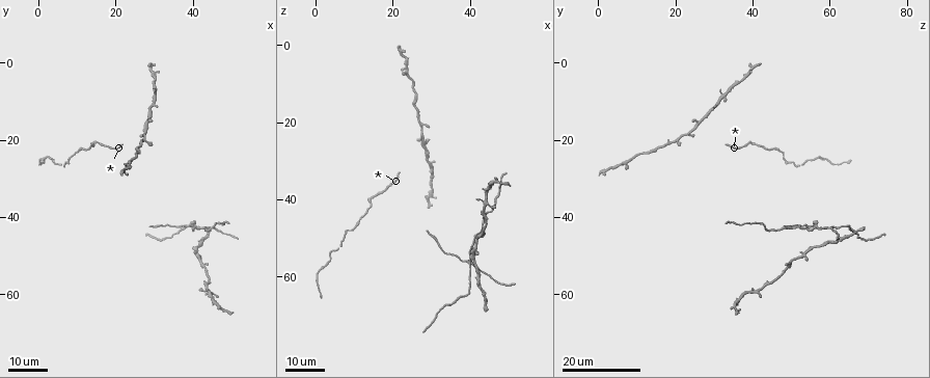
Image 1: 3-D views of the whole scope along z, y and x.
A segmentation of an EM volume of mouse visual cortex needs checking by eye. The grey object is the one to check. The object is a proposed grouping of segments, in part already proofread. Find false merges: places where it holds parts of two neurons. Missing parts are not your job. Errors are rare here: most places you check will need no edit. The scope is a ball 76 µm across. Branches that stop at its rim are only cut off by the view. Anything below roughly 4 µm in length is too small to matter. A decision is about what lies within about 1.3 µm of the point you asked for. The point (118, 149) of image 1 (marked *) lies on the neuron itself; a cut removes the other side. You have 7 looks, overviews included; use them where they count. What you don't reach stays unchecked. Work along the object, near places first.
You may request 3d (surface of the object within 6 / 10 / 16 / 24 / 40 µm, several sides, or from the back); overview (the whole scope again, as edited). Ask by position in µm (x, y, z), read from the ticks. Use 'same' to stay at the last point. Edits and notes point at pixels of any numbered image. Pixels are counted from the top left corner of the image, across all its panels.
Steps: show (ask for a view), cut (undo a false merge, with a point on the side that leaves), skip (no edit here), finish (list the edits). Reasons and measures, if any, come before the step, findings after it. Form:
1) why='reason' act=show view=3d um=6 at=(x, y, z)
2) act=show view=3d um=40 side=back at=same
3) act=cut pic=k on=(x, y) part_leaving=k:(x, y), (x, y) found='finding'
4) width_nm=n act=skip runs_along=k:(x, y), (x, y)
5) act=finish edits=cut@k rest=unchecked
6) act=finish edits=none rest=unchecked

why='side arm on a straight run' act=show view=3d um=16 at=(27.5, 18.0, 23.5)

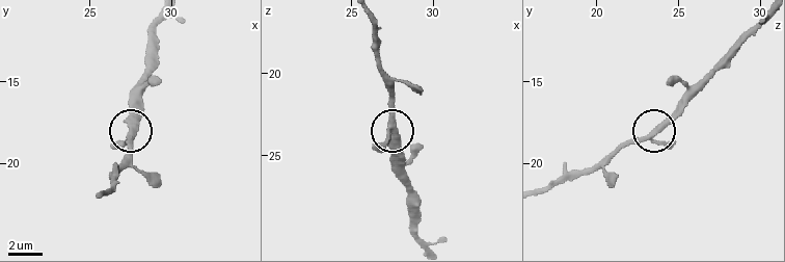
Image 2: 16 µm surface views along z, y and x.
why='zoom in' act=show view=3d um=6 at=(27.6, 18.3, 23.3)

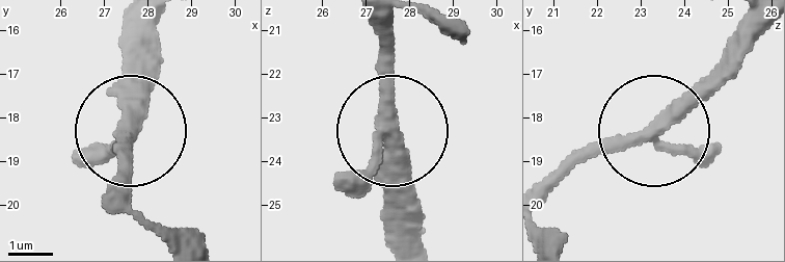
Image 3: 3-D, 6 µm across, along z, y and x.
act=show view=3d um=6 side=back at=(27.55, 18.20, 23.25)

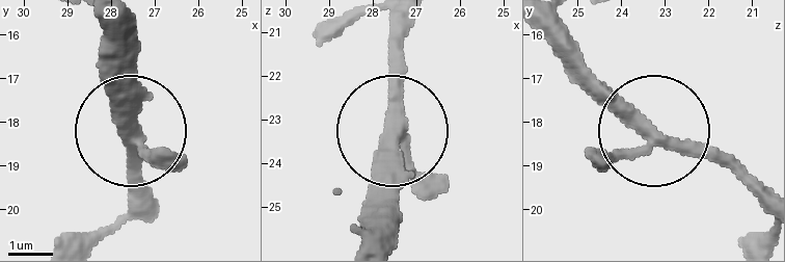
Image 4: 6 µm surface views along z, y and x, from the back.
width_nm=310 act=skip found='all the same neuron'

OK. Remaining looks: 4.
why='side arm on a straight run' act=show view=3d um=16 at=(46.0, 62.5, 35.5)

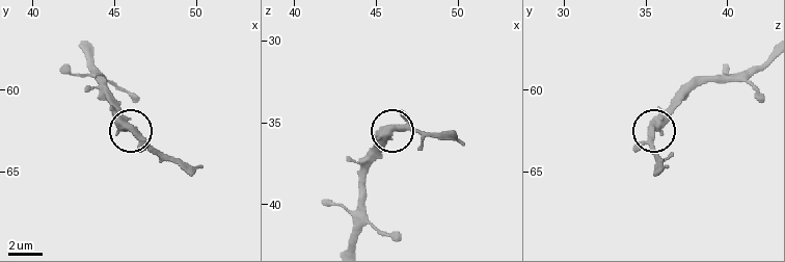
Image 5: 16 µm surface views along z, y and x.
act=show view=3d um=10 at=(46.4, 62.7, 35.4)

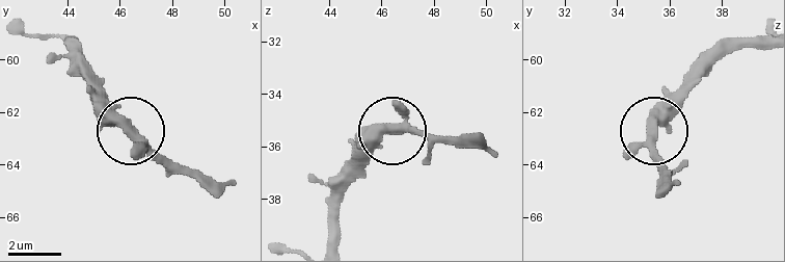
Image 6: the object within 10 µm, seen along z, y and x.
arms=3 act=skip runs_along=6:(330, 239), (332, 206), (383, 138), (397, 132), (435, 136) found='continuous, no second neuron'

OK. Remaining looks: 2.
why='three arms meet' act=show view=3d um=16 at=(40.5, 48.5, 55.0)

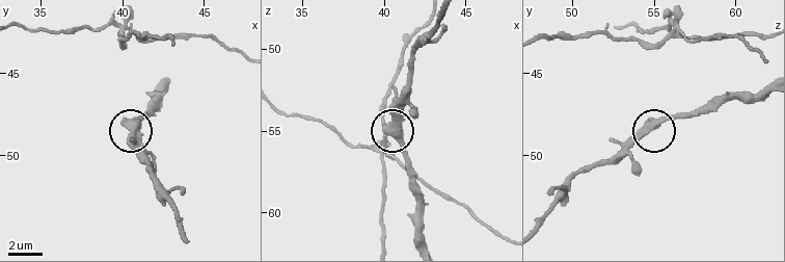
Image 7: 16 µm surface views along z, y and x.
act=show view=3d um=6 at=(41.0, 48.3, 54.8)

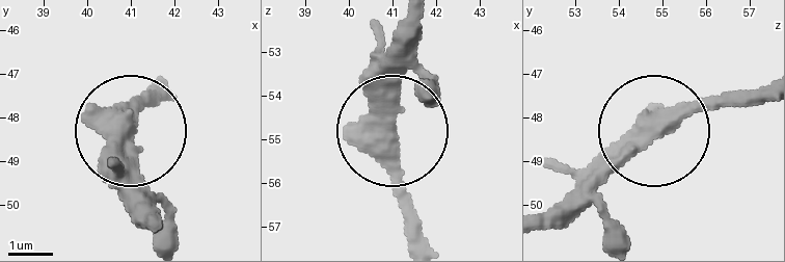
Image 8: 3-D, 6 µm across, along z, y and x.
act=skip found='all the same neuron'

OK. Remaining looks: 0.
act=finish edits=none rest=unchecked

